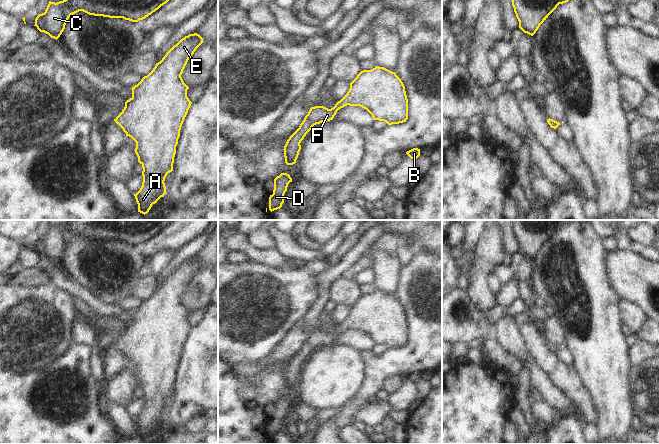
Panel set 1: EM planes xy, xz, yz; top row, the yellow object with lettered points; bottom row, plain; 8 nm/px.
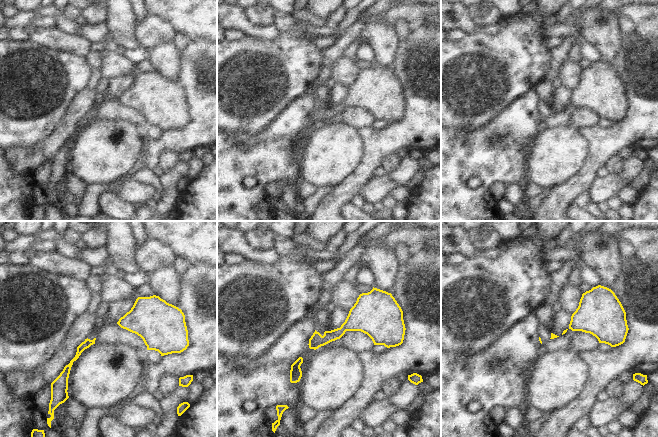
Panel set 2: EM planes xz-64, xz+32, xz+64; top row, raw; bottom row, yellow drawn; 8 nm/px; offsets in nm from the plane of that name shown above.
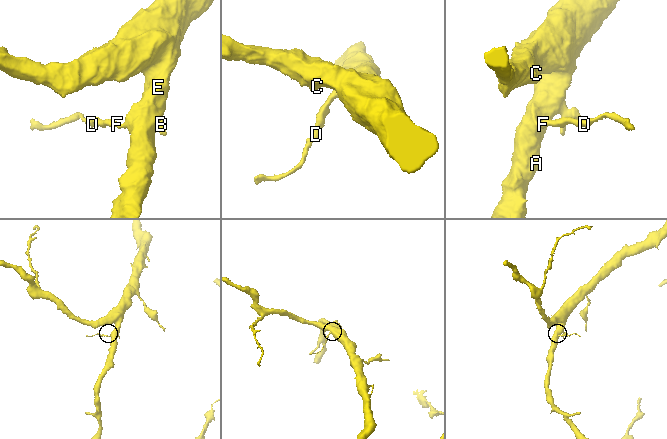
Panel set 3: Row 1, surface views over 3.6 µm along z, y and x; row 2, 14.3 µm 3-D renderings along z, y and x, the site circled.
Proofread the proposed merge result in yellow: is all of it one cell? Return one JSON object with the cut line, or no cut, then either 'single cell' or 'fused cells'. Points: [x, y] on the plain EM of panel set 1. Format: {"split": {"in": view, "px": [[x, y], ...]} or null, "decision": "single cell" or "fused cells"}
{"split": null, "decision": "single cell"}

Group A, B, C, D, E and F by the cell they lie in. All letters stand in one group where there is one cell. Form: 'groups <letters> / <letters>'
groups A B C D E F

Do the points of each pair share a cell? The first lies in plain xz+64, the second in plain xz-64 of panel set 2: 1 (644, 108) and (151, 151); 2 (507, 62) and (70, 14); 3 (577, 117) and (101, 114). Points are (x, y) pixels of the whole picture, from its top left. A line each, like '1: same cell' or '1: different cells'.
1: same cell
2: different cells
3: same cell

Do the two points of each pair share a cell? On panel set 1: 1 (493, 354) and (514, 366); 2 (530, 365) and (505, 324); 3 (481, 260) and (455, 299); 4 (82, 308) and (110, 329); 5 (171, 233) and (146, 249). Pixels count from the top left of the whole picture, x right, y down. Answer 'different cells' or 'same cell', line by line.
1: same cell
2: same cell
3: different cells
4: same cell
5: same cell

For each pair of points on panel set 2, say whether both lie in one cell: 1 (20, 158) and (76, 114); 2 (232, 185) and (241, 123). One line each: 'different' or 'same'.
1: same
2: different

